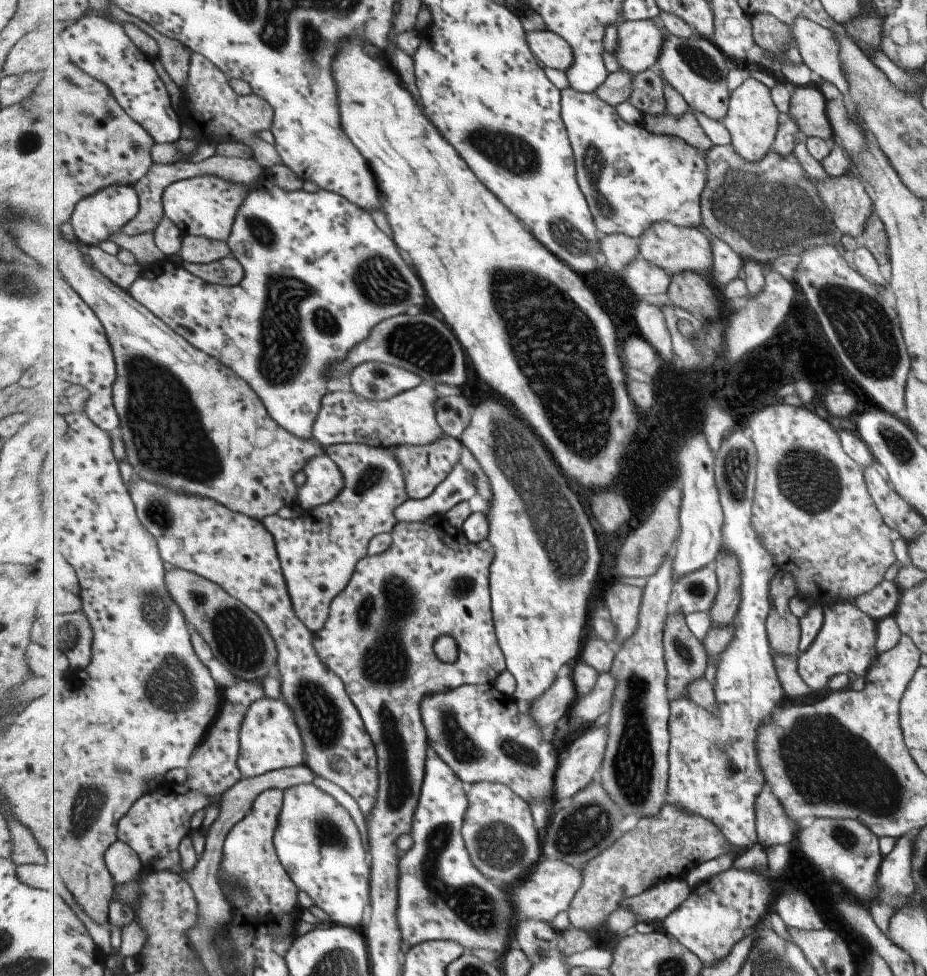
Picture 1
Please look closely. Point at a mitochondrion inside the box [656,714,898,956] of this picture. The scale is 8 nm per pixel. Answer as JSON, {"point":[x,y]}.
{"point":[728,770]}

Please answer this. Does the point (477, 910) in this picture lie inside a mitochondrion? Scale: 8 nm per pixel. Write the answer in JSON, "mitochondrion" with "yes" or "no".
{"mitochondrion":"yes"}

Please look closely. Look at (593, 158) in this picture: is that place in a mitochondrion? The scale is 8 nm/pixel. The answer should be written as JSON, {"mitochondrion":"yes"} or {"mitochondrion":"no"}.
{"mitochondrion":"yes"}

